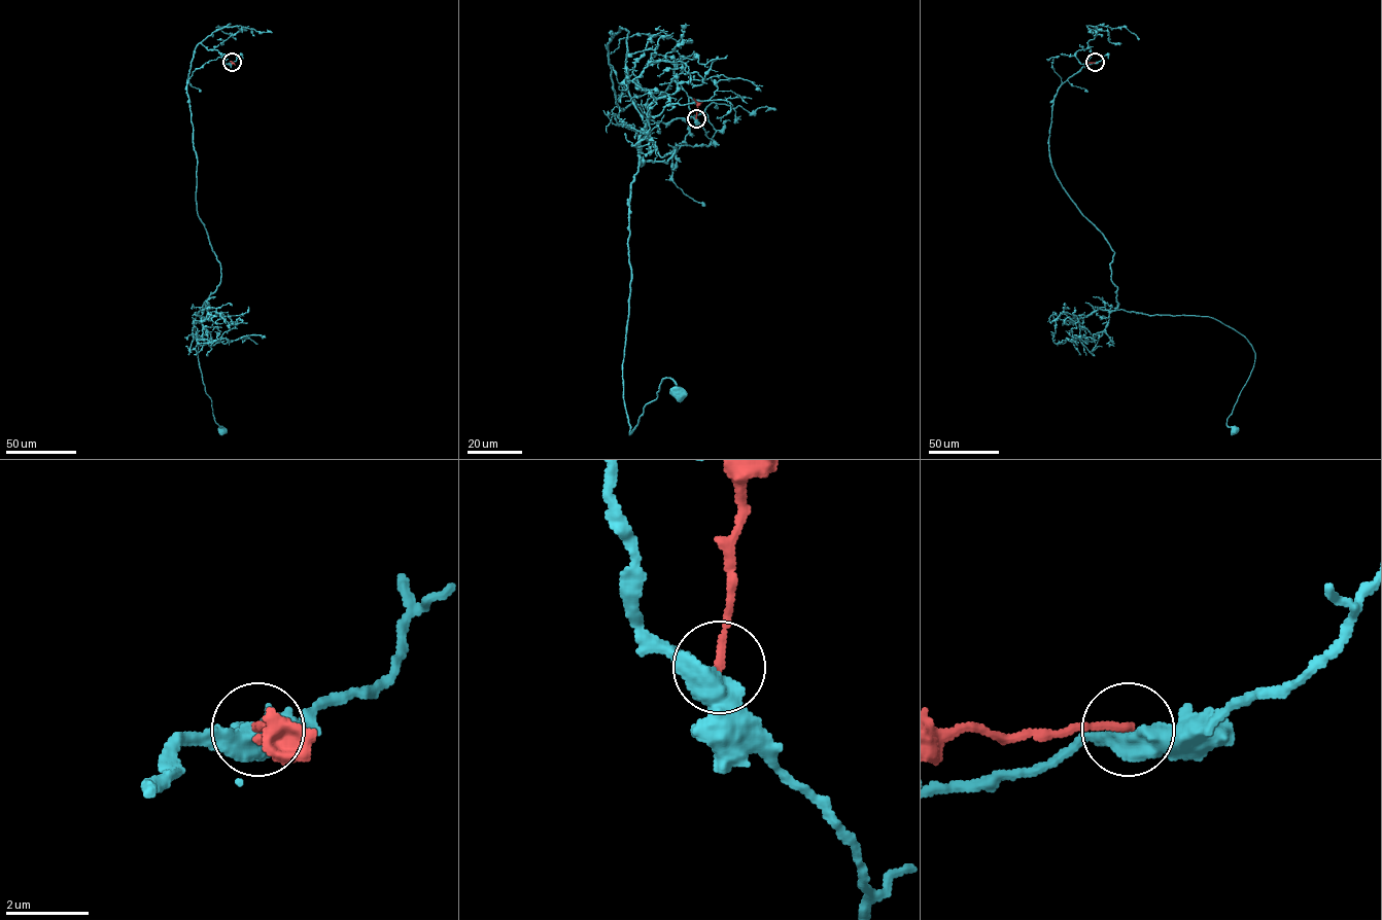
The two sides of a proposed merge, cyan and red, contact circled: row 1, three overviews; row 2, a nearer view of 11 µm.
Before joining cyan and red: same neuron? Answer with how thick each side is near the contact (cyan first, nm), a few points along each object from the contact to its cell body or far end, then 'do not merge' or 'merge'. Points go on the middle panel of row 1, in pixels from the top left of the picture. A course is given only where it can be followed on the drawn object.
calibres 550 and 190 nm; course cyan (696, 118), (677, 80), (620, 110), (620, 27), (676, 151), (631, 185), (629, 433), (678, 392); course red (696, 117), (697, 103), (692, 99); do not merge

